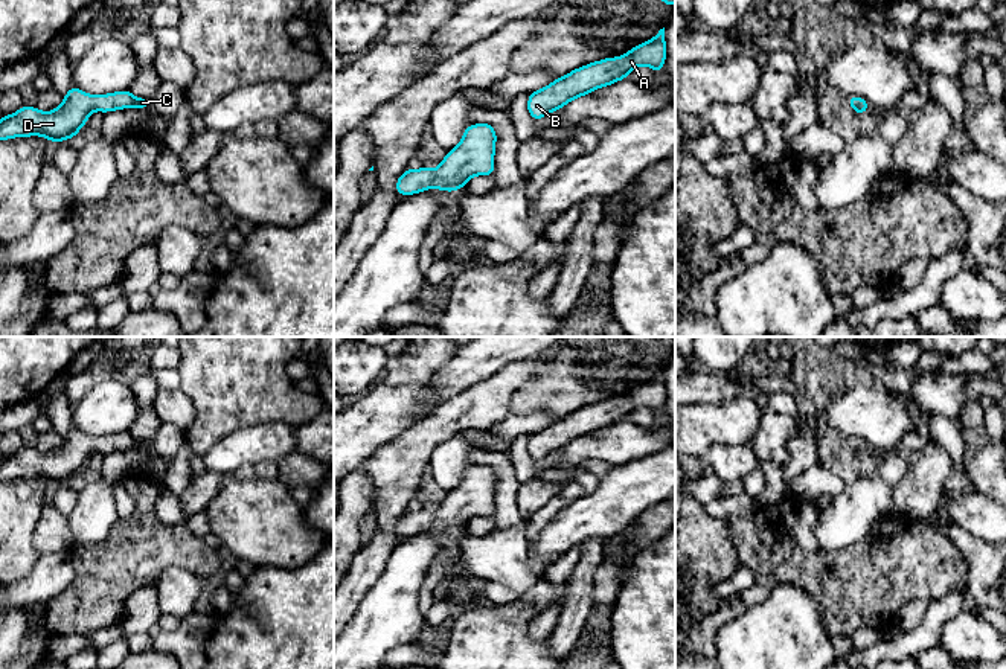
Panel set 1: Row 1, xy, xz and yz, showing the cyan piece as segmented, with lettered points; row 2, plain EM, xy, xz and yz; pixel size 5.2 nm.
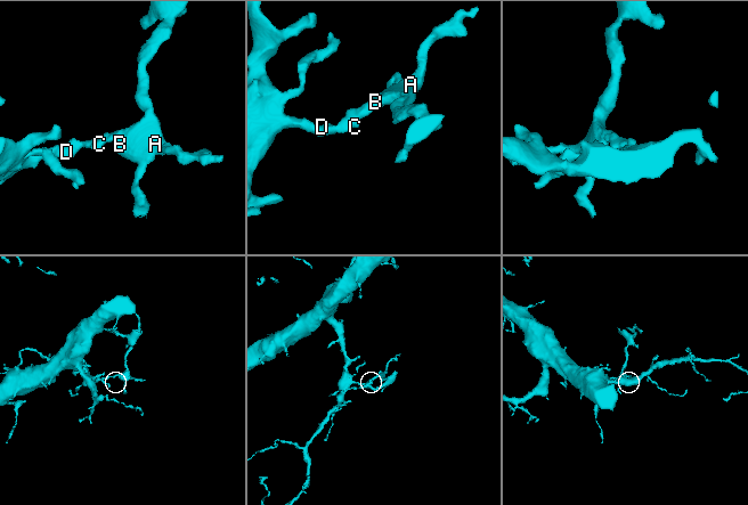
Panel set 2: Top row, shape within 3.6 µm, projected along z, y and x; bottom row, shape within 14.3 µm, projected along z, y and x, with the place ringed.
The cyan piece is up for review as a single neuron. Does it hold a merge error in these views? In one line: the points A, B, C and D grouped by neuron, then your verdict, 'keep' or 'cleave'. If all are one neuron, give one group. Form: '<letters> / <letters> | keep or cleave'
A B C D | keep

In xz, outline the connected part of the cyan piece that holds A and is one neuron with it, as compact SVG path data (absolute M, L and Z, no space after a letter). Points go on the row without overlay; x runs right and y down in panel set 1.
M665 369L658 375L628 392L620 399L607 399L575 410L569 416L555 421L547 428L533 433L527 440L527 451L533 462L559 451L575 439L582 439L599 428L611 427L616 422L628 419L628 415L639 408L648 407L660 415L666 401Z

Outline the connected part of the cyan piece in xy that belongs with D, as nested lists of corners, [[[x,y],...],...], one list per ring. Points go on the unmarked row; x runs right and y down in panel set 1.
[[[73,427],[53,453],[43,454],[35,448],[21,448],[14,456],[0,459],[0,482],[43,477],[58,485],[73,480],[95,451],[107,454],[149,447],[151,440],[136,439],[130,431],[91,437]]]

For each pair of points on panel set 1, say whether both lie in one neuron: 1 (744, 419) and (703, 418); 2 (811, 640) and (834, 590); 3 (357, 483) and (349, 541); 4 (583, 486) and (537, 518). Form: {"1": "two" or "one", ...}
{"1": "one", "2": "two", "3": "one", "4": "one"}

